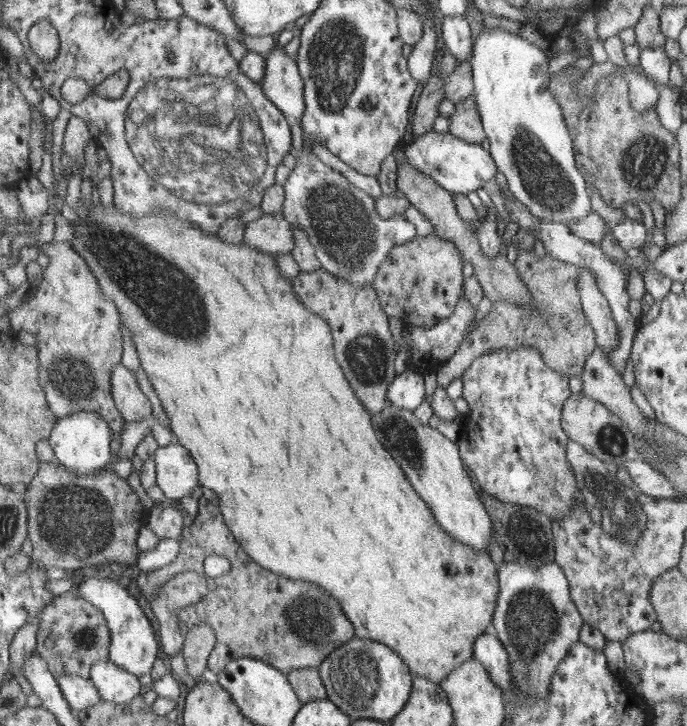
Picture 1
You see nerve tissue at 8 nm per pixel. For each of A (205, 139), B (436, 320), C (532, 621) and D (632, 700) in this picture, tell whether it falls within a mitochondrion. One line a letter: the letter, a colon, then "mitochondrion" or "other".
A: mitochondrion
B: other
C: mitochondrion
D: other

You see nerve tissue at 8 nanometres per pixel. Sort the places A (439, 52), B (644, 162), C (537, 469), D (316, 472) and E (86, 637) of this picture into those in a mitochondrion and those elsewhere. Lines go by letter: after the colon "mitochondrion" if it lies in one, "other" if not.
A: other
B: mitochondrion
C: mitochondrion
D: other
E: mitochondrion

